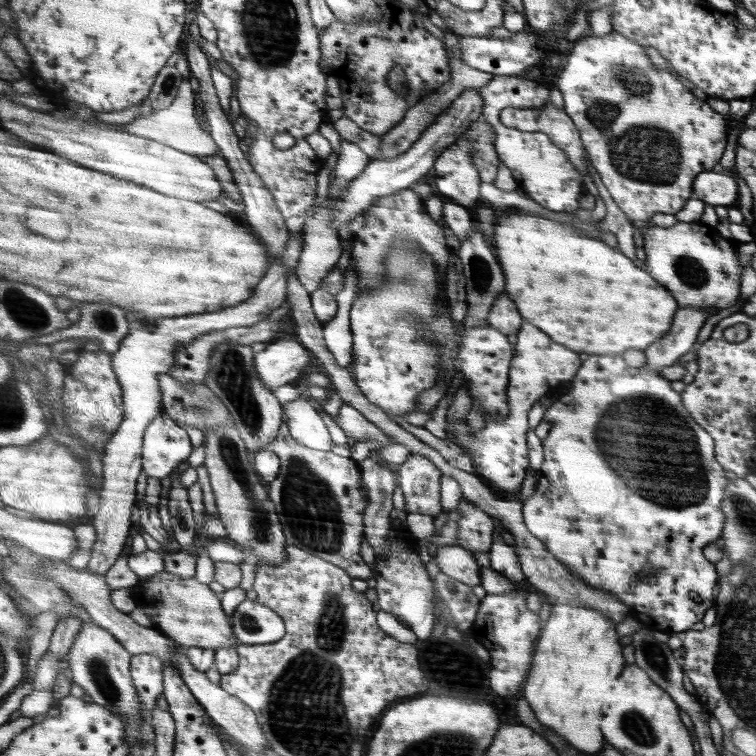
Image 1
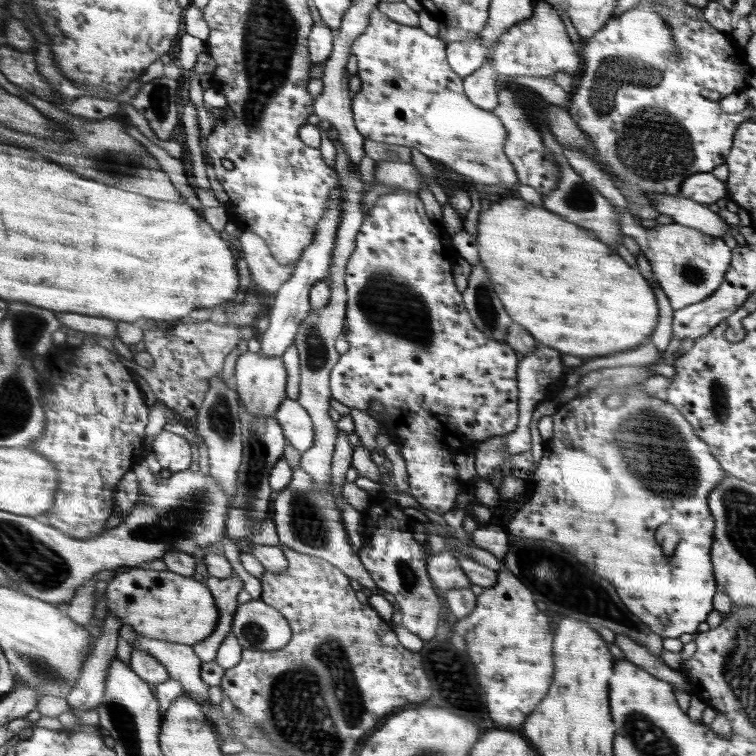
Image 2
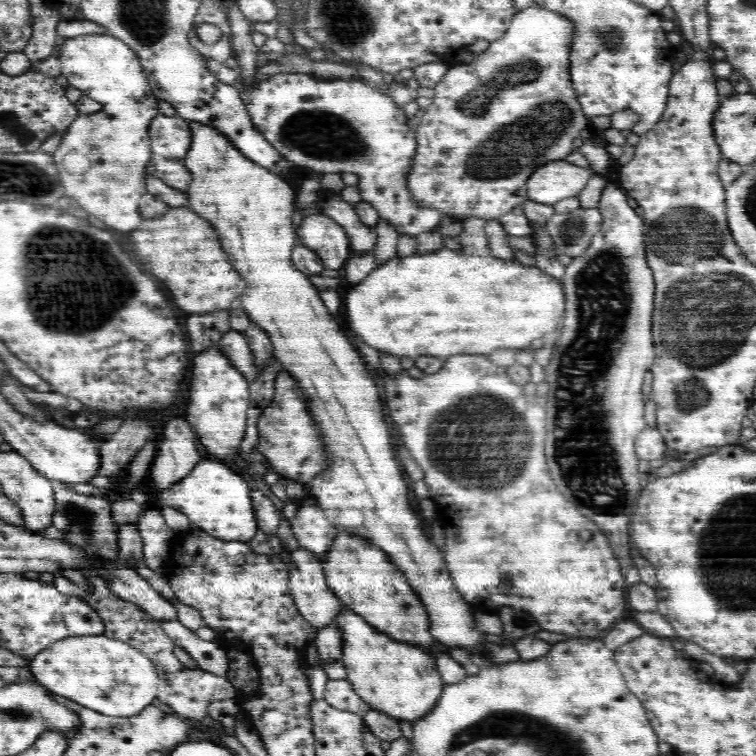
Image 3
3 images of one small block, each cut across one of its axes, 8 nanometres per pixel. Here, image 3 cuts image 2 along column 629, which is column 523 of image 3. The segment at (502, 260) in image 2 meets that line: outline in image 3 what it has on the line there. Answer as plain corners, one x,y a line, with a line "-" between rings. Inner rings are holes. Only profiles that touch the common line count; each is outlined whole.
438,250
438,252
430,252
430,254
420,254
416,252
414,256
406,256
406,258
398,258
398,260
386,260
384,264
380,264
370,276
366,276
358,286
354,286
344,298
344,318
346,318
346,328
348,328
348,334
350,338
356,342
356,344
364,344
380,354
390,354
390,356
396,356
396,358
410,358
410,360
416,360
420,356
454,356
454,354
460,354
460,352
468,352
468,354
490,354
498,348
526,348
534,338
540,338
544,336
546,332
550,332
560,316
564,314
564,302
566,302
566,290
564,286
552,278
552,276
546,276
542,270
530,270
530,268
524,268
520,264
504,264
500,260
494,260
494,258
478,258
478,256
466,256
464,252
460,250

